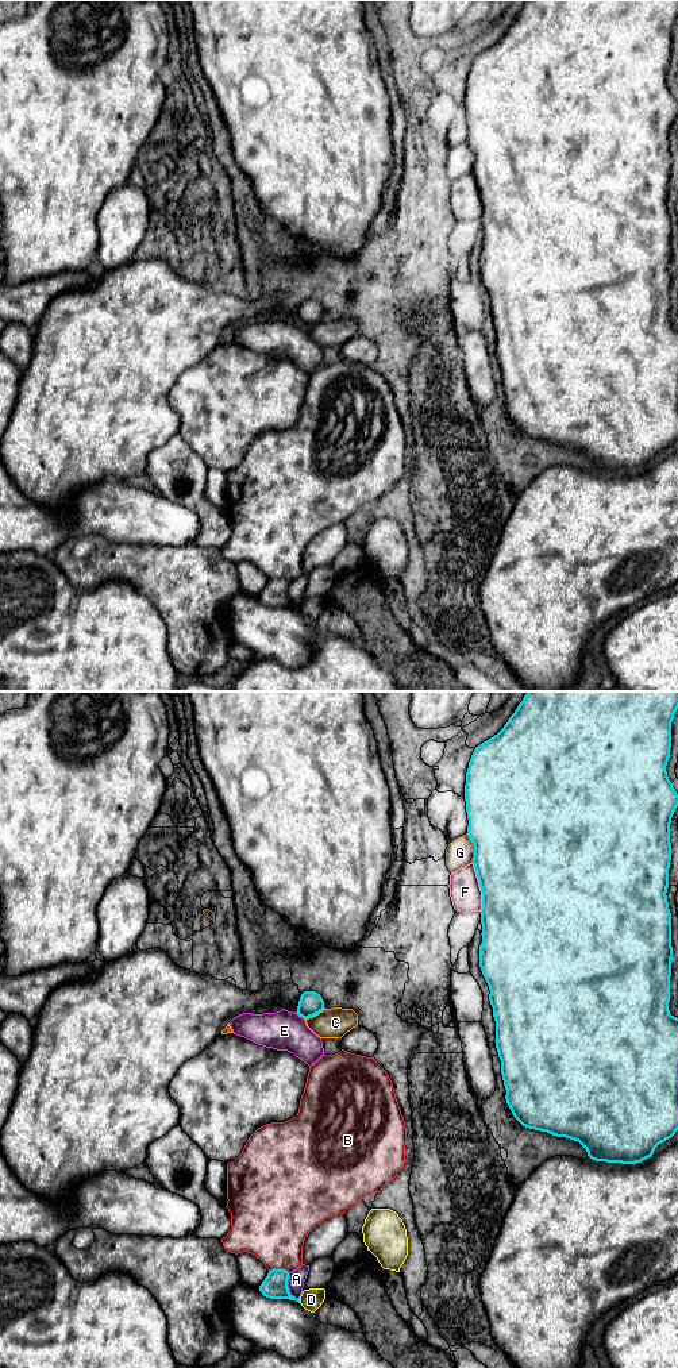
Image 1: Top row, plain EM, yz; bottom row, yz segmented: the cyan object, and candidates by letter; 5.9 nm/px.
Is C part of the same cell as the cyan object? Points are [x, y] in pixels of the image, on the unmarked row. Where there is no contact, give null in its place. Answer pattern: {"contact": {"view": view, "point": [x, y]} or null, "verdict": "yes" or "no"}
{"contact": {"view": "yz", "point": [314, 323]}, "verdict": "no"}

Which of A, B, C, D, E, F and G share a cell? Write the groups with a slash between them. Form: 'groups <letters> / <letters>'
groups A / B / C / D / E / F / G

